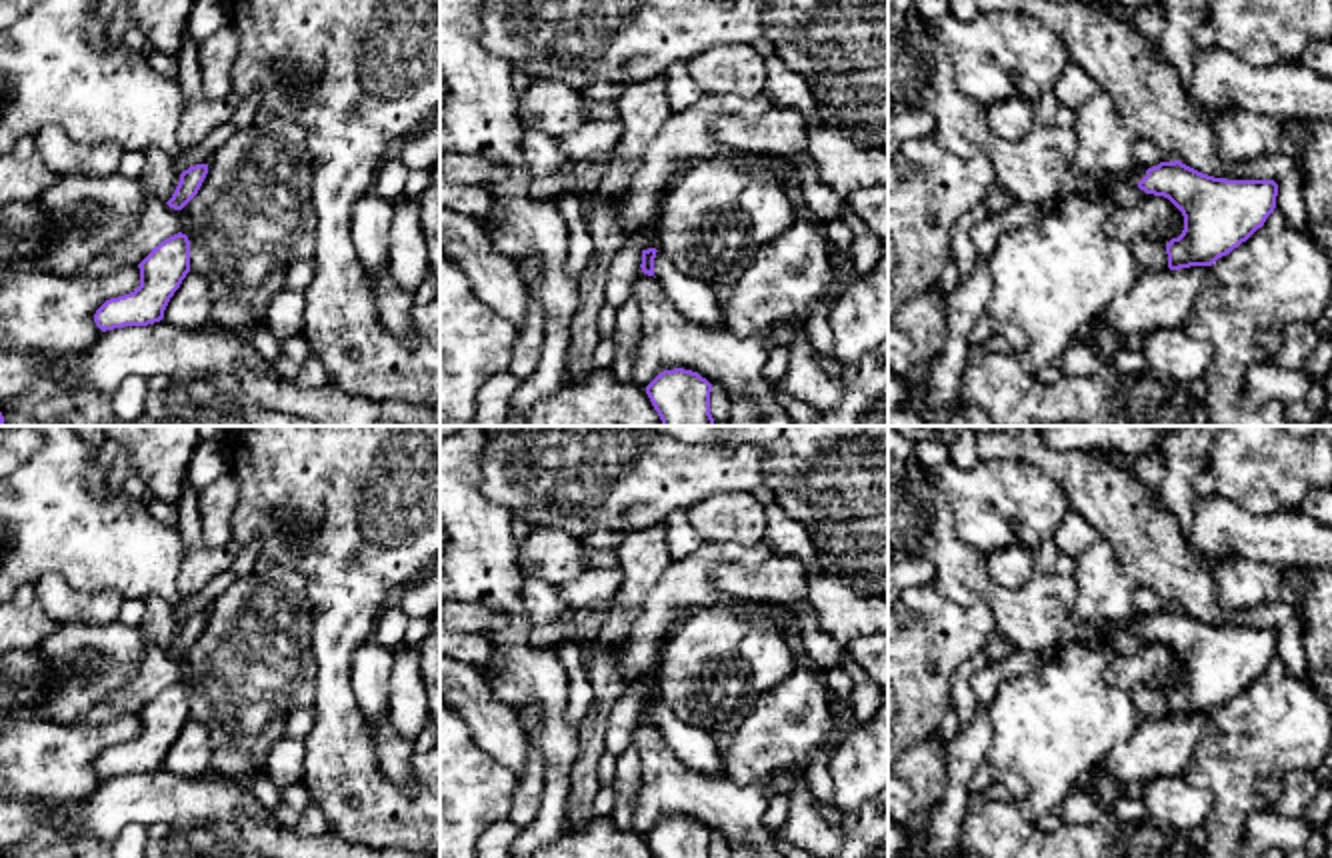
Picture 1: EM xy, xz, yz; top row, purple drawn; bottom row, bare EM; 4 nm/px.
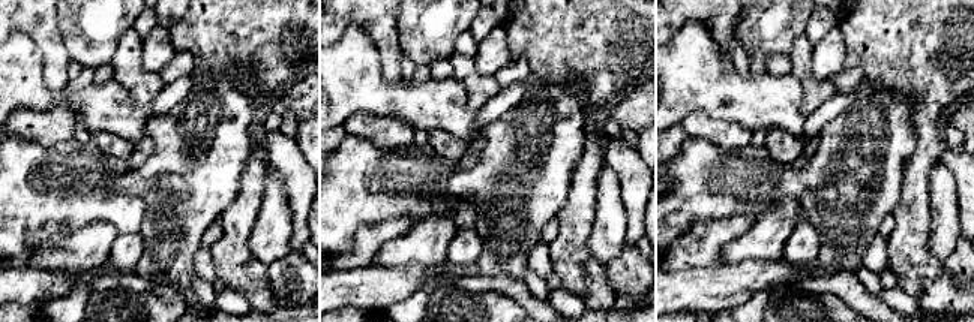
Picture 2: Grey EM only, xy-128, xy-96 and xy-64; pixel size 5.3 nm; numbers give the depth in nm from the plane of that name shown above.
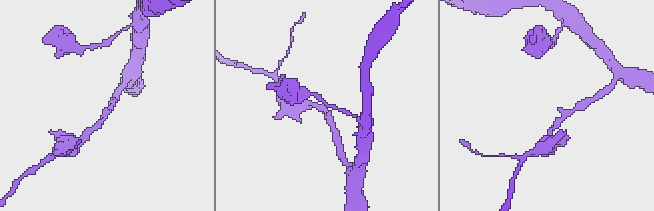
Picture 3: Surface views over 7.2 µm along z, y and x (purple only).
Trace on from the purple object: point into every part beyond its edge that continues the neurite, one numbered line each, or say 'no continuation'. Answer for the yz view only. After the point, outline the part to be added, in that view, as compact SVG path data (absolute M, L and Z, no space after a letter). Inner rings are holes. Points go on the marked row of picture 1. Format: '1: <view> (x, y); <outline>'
1: yz (1126, 192); M1136 166L1130 172L1120 172L1120 182L1108 190L1094 190L1082 196L1102 196L1116 204L1116 208L1132 206L1140 198L1148 196L1144 190L1138 188L1138 182L1146 176L1146 166Z

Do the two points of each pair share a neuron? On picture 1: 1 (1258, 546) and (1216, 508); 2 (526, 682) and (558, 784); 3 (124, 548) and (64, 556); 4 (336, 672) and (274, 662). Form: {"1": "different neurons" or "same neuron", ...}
{"1": "same neuron", "2": "same neuron", "3": "same neuron", "4": "different neurons"}

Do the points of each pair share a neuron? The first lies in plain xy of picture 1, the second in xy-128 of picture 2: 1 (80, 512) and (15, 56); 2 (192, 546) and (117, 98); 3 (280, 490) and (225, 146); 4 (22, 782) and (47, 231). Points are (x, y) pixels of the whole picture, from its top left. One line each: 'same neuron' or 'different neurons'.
1: same neuron
2: different neurons
3: different neurons
4: same neuron

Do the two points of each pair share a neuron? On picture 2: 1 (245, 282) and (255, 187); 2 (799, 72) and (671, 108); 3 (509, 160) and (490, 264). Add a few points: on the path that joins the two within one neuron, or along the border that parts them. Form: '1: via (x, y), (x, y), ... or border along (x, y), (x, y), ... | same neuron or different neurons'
1: via (239, 258), (239, 217), (242, 211) | same neuron
2: border along (791, 74), (800, 84), (802, 108) | different neurons
3: via (509, 186), (508, 238) | same neuron

